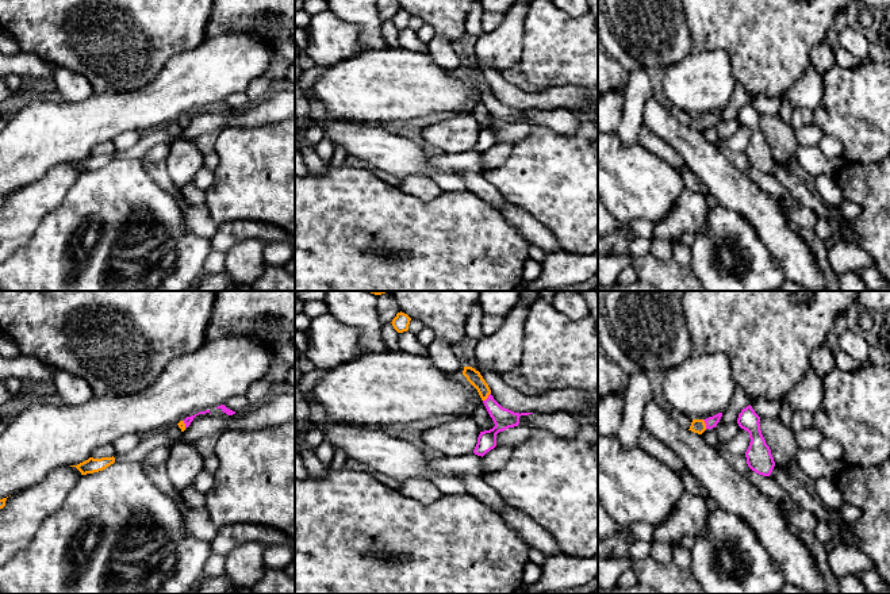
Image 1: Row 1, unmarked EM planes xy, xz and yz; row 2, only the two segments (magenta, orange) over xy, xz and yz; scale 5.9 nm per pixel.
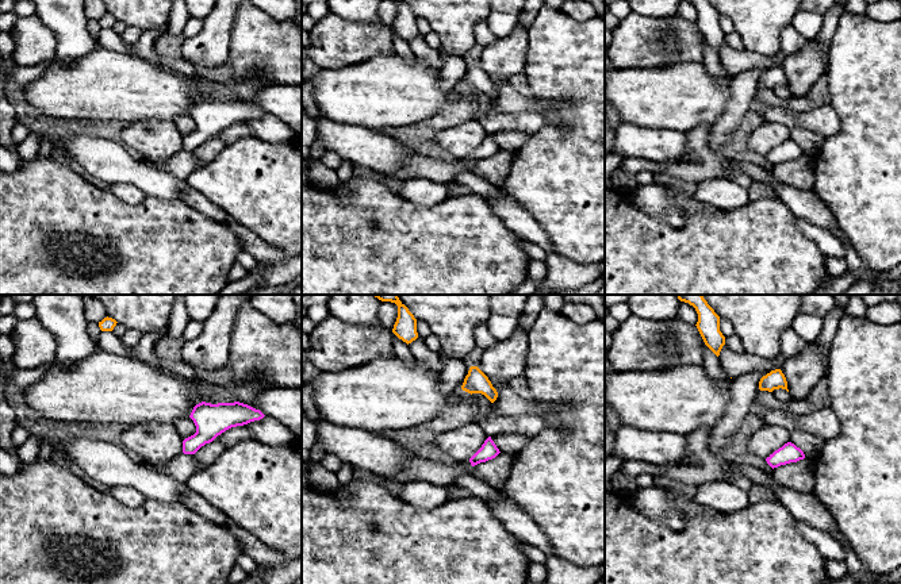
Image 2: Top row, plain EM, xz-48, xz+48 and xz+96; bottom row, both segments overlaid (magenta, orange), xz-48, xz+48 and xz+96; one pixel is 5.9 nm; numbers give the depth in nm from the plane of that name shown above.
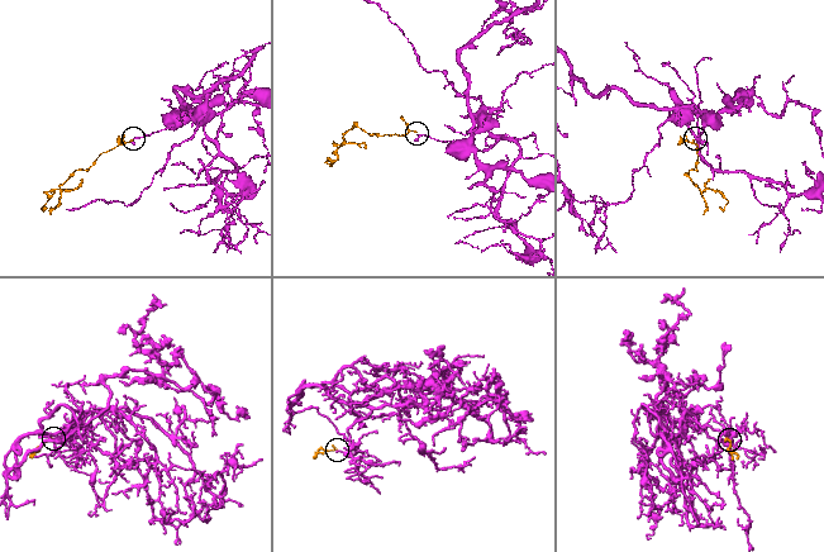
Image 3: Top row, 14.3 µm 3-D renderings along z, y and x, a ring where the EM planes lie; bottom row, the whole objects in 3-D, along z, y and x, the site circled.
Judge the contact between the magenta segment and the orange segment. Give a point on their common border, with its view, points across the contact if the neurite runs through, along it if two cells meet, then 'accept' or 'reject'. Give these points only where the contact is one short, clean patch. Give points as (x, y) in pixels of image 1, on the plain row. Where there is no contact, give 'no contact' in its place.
xz (488, 94) | across xz (503, 115), (490, 100), (488, 94), (474, 73) | accept

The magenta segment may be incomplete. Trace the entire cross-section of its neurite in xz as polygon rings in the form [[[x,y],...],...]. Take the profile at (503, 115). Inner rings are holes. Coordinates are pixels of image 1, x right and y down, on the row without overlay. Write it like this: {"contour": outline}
{"contour": [[[464,64],[463,72],[467,77],[477,87],[490,114],[495,123],[490,127],[480,129],[477,141],[473,150],[484,153],[487,149],[496,143],[496,131],[509,124],[518,123],[521,112],[529,112],[533,110],[514,110],[509,106],[502,104],[491,92],[491,87],[479,68],[472,64]]]}

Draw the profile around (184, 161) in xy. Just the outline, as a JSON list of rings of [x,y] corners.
[[[174,139],[170,142],[170,152],[166,157],[169,176],[179,189],[193,183],[196,173],[203,168],[204,154],[195,141]]]

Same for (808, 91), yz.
[[[809,66],[802,77],[795,84],[793,84],[782,97],[787,99],[794,108],[814,110],[821,104],[822,95],[824,74]]]

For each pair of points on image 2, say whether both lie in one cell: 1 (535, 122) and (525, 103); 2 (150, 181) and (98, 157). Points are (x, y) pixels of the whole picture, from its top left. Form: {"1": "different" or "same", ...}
{"1": "different", "2": "same"}

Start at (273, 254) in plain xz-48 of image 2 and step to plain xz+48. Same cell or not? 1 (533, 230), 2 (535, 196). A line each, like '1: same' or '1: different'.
1: same
2: different

